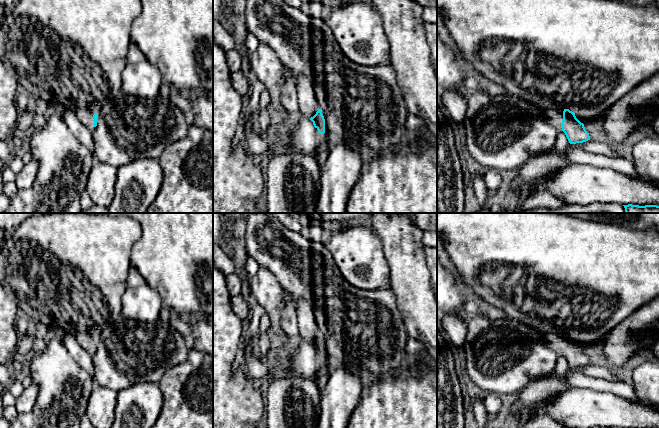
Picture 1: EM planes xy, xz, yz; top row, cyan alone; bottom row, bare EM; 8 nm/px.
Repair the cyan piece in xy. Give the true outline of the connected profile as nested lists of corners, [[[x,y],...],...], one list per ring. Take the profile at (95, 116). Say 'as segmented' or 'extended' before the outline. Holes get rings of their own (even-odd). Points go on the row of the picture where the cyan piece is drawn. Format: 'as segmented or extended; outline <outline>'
extended; outline [[[76,104],[74,109],[78,120],[90,131],[94,130],[98,119],[95,109],[88,104]]]

